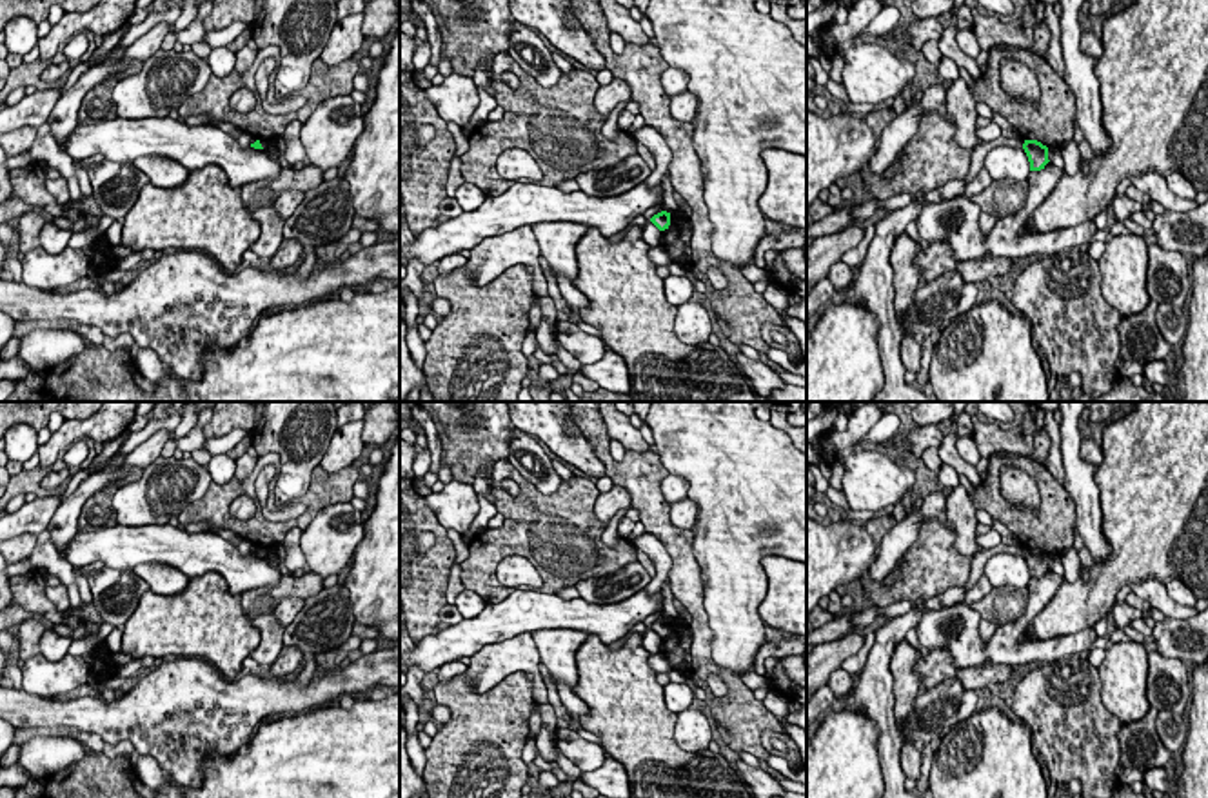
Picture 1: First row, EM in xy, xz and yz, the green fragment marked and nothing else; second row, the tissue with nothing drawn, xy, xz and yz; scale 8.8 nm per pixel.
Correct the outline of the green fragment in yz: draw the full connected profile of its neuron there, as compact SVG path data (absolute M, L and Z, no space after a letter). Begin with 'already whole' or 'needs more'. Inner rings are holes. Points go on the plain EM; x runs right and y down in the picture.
already whole; M1025 547L1023 556L1030 569L1030 578L1041 578L1050 569L1048 554L1037 547Z

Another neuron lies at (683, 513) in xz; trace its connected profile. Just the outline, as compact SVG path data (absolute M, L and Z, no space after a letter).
M690 498L670 504L670 520L674 527L692 531L696 516L698 505Z

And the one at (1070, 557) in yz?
M1075 547L1066 549L1064 553L1061 553L1061 562L1064 567L1064 580L1068 582L1075 582L1079 578L1079 553Z

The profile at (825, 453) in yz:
M819 434L814 440L810 440L816 451L816 458L819 464L825 464L832 476L830 476L830 485L837 491L843 491L843 465L837 462L836 447L830 442L828 434Z

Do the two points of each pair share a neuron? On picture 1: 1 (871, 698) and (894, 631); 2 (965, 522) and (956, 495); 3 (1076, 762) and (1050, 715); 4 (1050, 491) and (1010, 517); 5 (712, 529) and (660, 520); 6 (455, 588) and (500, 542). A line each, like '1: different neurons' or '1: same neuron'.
1: same neuron
2: same neuron
3: same neuron
4: same neuron
5: different neurons
6: different neurons

